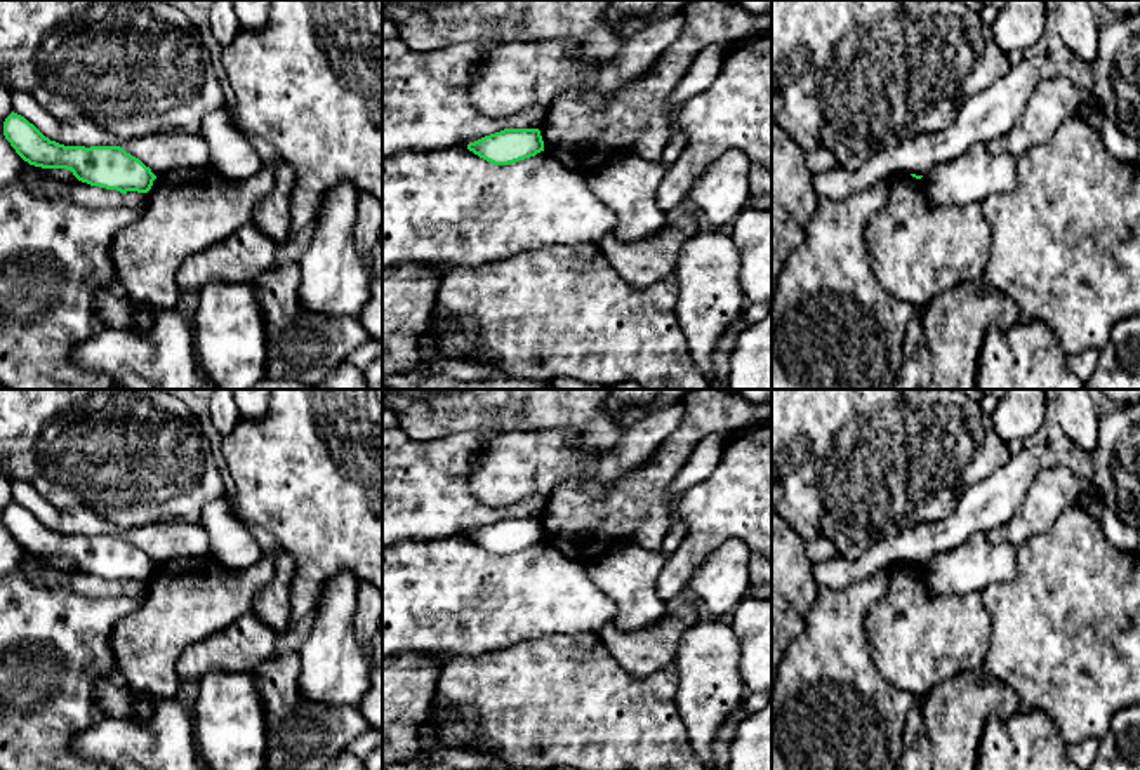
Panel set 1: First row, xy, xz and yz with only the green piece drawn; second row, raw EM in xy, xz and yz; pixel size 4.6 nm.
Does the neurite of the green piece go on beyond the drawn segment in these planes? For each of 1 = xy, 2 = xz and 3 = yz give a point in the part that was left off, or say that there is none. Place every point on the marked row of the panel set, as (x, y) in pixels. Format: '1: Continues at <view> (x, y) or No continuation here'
1: No continuation here
2: No continuation here
3: No continuation here

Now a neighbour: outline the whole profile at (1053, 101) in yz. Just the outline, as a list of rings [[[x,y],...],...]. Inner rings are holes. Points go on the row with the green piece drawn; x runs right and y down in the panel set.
[[[1064,75],[1053,76],[1037,85],[1017,125],[985,148],[991,155],[1017,158],[1031,148],[1048,144],[1067,118],[1081,118],[1083,104],[1102,108],[1091,89],[1081,89]]]

